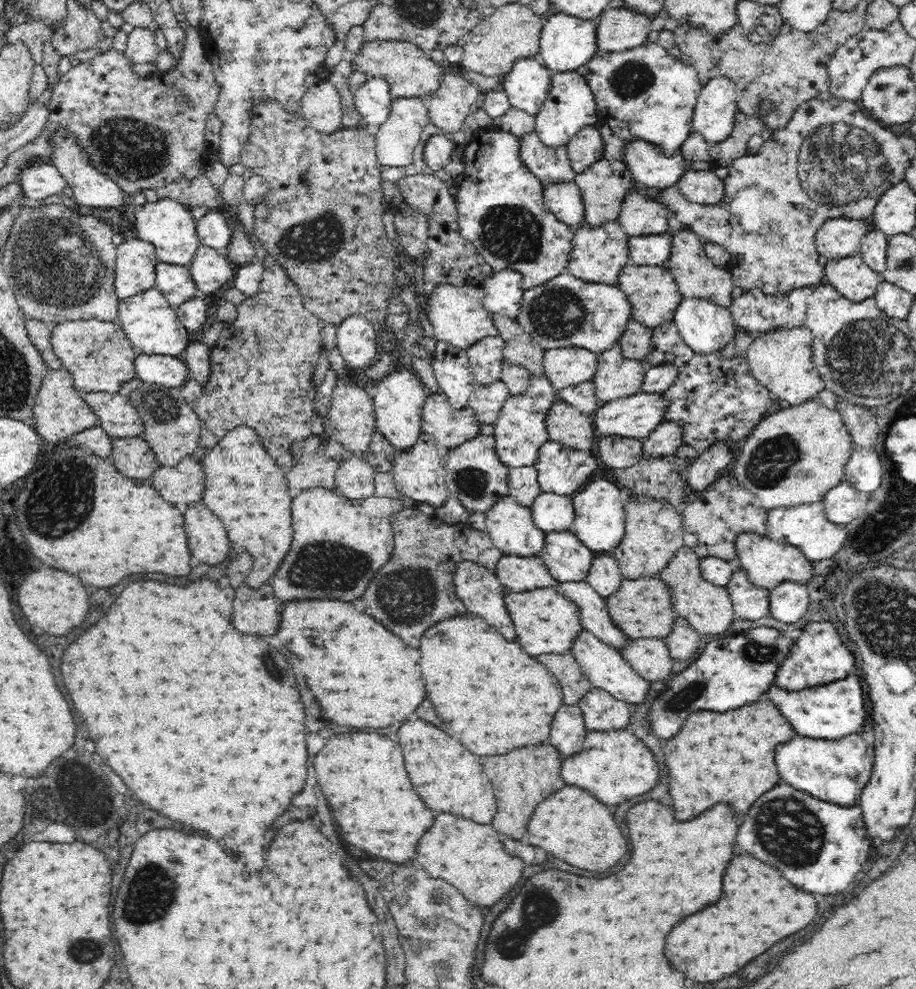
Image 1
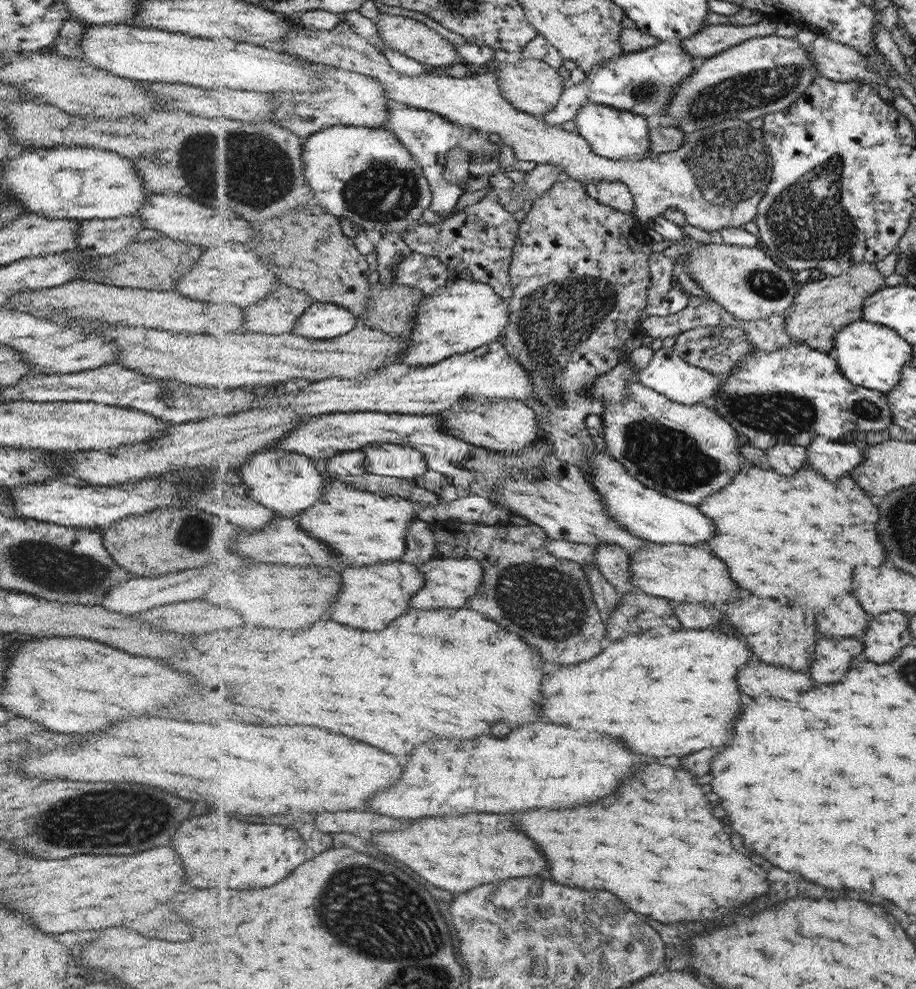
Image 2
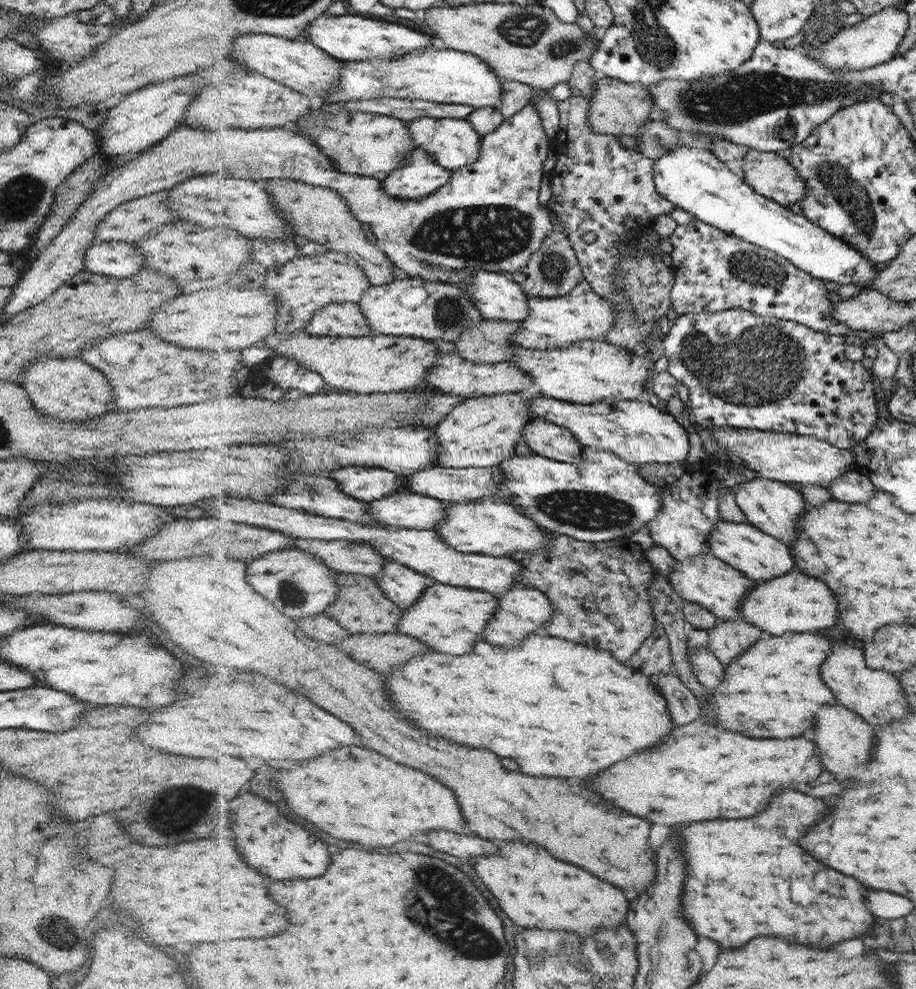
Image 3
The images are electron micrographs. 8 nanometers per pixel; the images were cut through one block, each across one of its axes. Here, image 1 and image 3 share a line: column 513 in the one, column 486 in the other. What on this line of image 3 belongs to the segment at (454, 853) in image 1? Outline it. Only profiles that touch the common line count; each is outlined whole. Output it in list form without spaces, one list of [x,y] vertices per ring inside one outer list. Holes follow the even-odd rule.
[[[512,840],[498,844],[498,854],[470,858],[476,876],[498,900],[502,912],[520,926],[526,928],[546,928],[546,930],[570,930],[578,936],[593,936],[600,927],[612,929],[626,923],[624,914],[628,900],[624,894],[592,876],[590,872],[556,860],[544,846]],[[604,906],[604,908],[600,908]],[[588,908],[588,910],[578,910]],[[622,908],[622,910],[614,910]]]

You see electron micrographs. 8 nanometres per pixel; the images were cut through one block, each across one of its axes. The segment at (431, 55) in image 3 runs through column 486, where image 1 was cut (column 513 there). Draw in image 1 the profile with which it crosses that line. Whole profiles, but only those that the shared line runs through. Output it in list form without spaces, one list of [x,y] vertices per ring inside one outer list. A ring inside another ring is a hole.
[[[534,57],[518,58],[504,75],[504,92],[511,106],[535,115],[540,110],[541,103],[545,101],[545,96],[548,95],[551,76],[552,71],[540,65]]]

